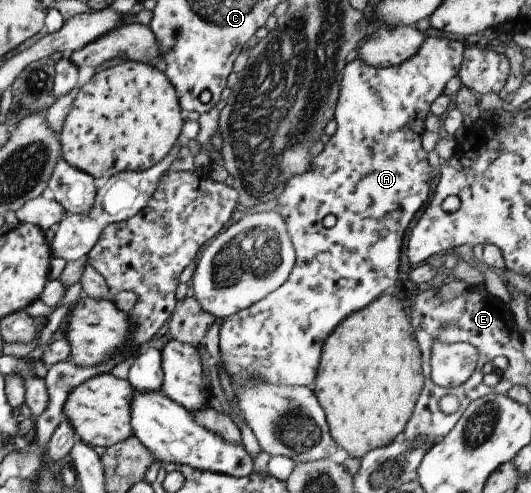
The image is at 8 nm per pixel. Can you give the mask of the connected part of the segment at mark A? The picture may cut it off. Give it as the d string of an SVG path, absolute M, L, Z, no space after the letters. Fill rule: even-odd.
M426 37L424 38L423 43L420 43L419 49L416 51L416 54L413 54L410 58L408 58L408 60L405 60L404 62L397 64L396 66L374 68L365 65L363 62L360 62L357 58L355 58L350 63L346 63L344 65L339 82L339 93L333 110L332 119L334 119L334 122L336 122L336 130L334 134L332 134L332 136L328 138L328 141L325 144L323 144L323 148L321 152L318 153L317 156L311 158L309 169L306 172L303 172L302 174L290 177L285 182L284 188L280 191L280 194L275 198L276 206L273 208L273 210L276 211L282 217L282 220L284 220L286 232L288 233L295 254L295 261L294 261L294 266L292 267L292 271L290 271L290 274L287 276L287 279L277 288L277 290L273 290L272 292L269 292L264 298L257 300L255 303L252 303L250 306L240 309L238 312L235 312L234 314L231 314L230 316L227 316L226 318L223 318L221 320L222 324L219 330L219 339L218 339L218 348L219 348L218 358L220 360L220 364L222 365L222 370L224 370L226 376L229 376L229 378L231 379L232 389L234 387L239 386L240 378L242 378L244 381L246 381L247 379L249 379L250 381L266 380L272 384L282 385L286 387L311 387L318 368L319 354L321 351L322 343L324 342L326 336L330 334L330 331L334 329L335 326L338 325L343 318L346 318L351 312L363 309L364 306L366 306L371 300L374 300L377 296L380 296L382 293L390 291L392 289L392 287L394 286L394 282L396 282L396 279L399 277L396 273L398 272L398 258L400 258L400 246L402 246L402 236L404 236L404 230L406 230L406 226L410 224L410 220L412 220L412 216L414 216L414 212L418 212L418 210L420 210L420 206L424 206L426 204L426 200L429 199L435 181L430 177L430 166L426 161L426 152L421 147L421 136L425 131L424 120L426 120L426 116L428 116L428 112L430 112L429 111L430 104L432 104L432 102L434 102L434 99L441 94L444 85L446 84L446 82L448 82L448 79L452 78L454 75L457 74L457 70L459 69L461 63L463 48L464 48L464 42L459 43L458 41L448 41L445 38L443 39L438 37ZM326 214L334 214L335 216L335 224L330 228L322 227L322 218L324 218Z

